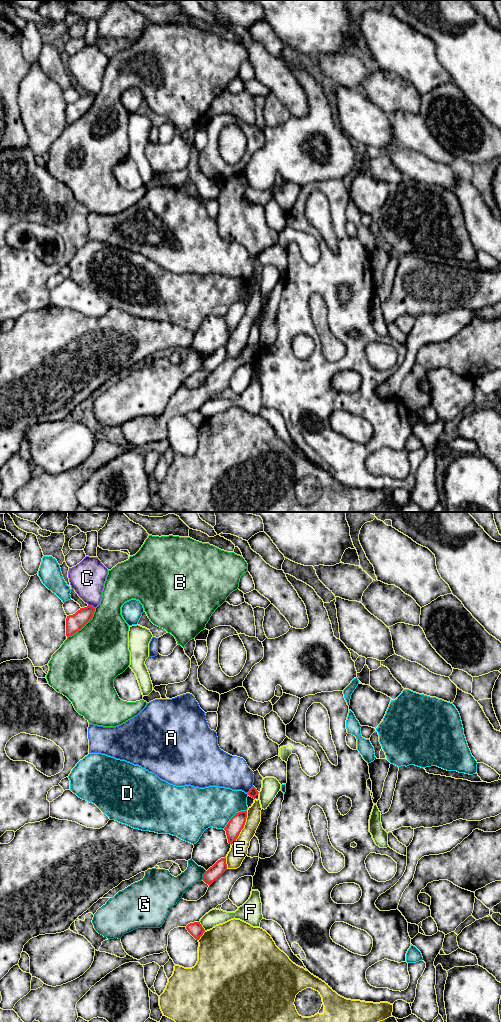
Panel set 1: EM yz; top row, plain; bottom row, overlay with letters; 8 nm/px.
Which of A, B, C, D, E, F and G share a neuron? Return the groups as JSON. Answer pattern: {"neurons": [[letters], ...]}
{"neurons": [["A"], ["B"], ["C"], ["D"], ["E"], ["F"], ["G"]]}

